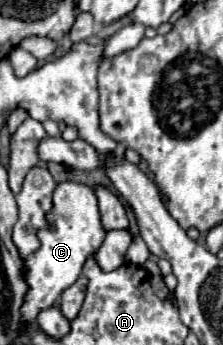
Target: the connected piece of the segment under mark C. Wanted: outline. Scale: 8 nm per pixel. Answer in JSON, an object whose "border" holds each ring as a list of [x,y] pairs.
{"border":[[[61,182],[53,194],[53,210],[49,212],[49,220],[53,222],[55,230],[41,230],[37,236],[41,240],[41,248],[35,250],[31,256],[25,258],[25,280],[29,284],[29,292],[21,306],[23,322],[35,324],[37,314],[43,308],[57,304],[57,298],[65,288],[69,288],[81,274],[81,268],[89,254],[95,254],[105,240],[101,214],[97,206],[95,192],[85,184],[75,182]]]}

